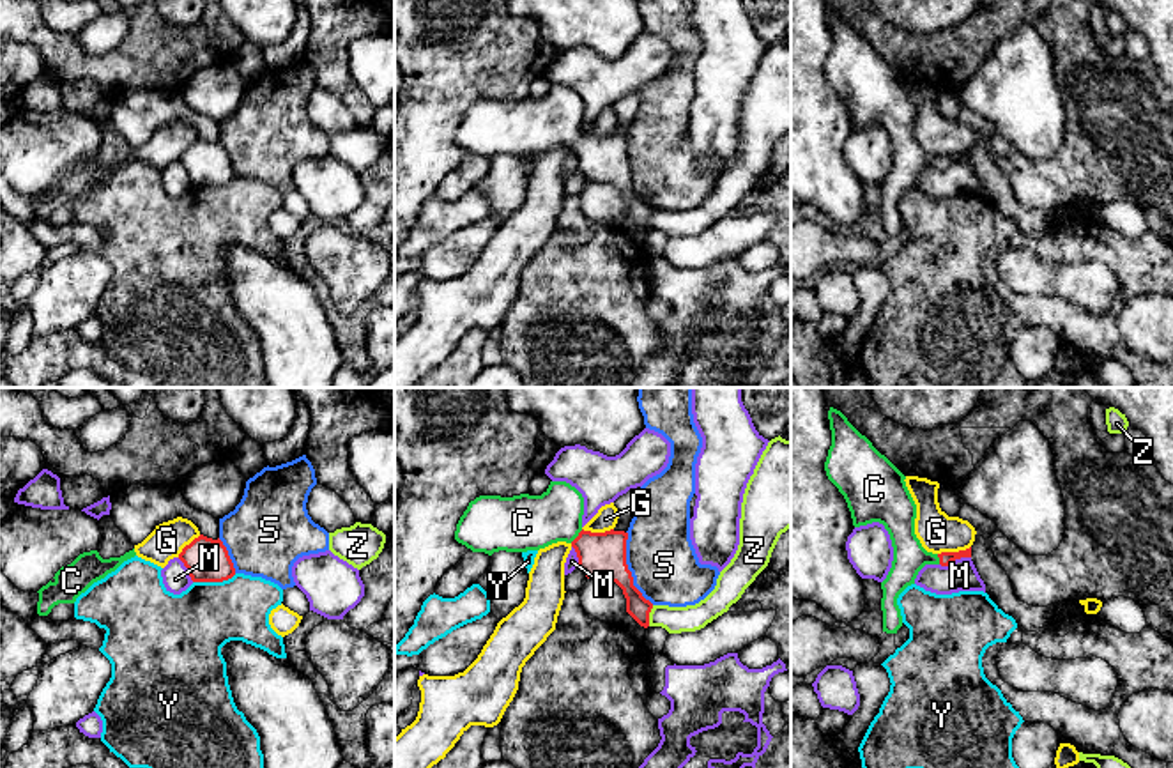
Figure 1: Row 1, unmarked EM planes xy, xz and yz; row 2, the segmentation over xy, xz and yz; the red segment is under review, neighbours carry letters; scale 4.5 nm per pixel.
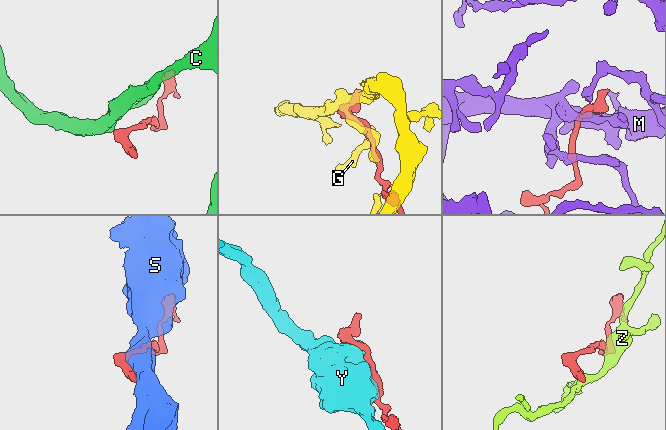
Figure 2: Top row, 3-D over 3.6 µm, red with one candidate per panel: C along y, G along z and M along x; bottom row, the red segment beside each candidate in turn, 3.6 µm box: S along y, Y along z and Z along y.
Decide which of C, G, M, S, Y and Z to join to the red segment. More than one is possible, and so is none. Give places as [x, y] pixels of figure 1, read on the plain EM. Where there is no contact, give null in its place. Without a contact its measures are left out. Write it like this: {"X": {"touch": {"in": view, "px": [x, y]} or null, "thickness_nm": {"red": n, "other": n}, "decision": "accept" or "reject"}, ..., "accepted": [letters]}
{"C": {"touch": {"in": "xz", "px": [577, 140]}, "thickness_nm": {"red": 200, "other": 260}, "decision": "accept"}, "G": {"touch": {"in": "yz", "px": [954, 156]}, "thickness_nm": {"red": 60, "other": 180}, "decision": "reject"}, "M": {"touch": {"in": "yz", "px": [954, 163]}, "thickness_nm": {"red": 60, "other": 140}, "decision": "reject"}, "S": {"touch": {"in": "xz", "px": [627, 172]}, "thickness_nm": {"red": 200, "other": 300}, "decision": "reject"}, "Y": {"touch": {"in": "xy", "px": [214, 184]}, "thickness_nm": {"red": 200, "other": 340}, "decision": "reject"}, "Z": {"touch": {"in": "xz", "px": [648, 220]}, "thickness_nm": {"red": 100, "other": 120}, "decision": "reject"}, "accepted": ["C"]}

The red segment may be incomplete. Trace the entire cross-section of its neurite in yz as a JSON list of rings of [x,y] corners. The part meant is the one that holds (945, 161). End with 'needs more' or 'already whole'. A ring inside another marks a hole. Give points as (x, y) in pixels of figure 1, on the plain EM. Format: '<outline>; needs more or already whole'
[[[830,11],[832,50],[824,65],[828,83],[844,99],[853,129],[879,126],[890,138],[893,165],[881,186],[883,235],[897,237],[902,230],[899,198],[925,168],[948,170],[971,161],[971,150],[959,156],[927,156],[915,138],[916,108],[906,90],[906,80],[847,21]]]; needs more

